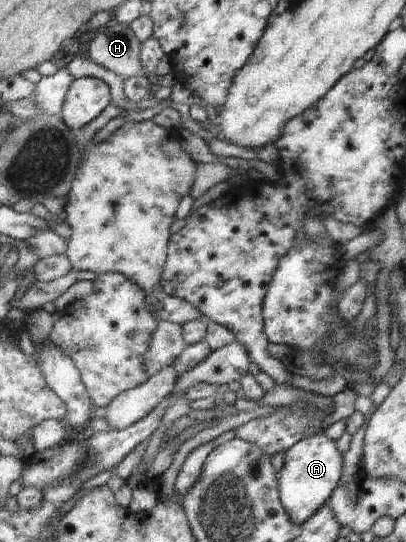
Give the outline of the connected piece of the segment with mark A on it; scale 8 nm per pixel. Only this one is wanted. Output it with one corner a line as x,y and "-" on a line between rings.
325,433
307,437
285,453
285,463
277,476
282,506
294,524
302,526
327,505
341,484
344,460
345,454
338,450
336,440

